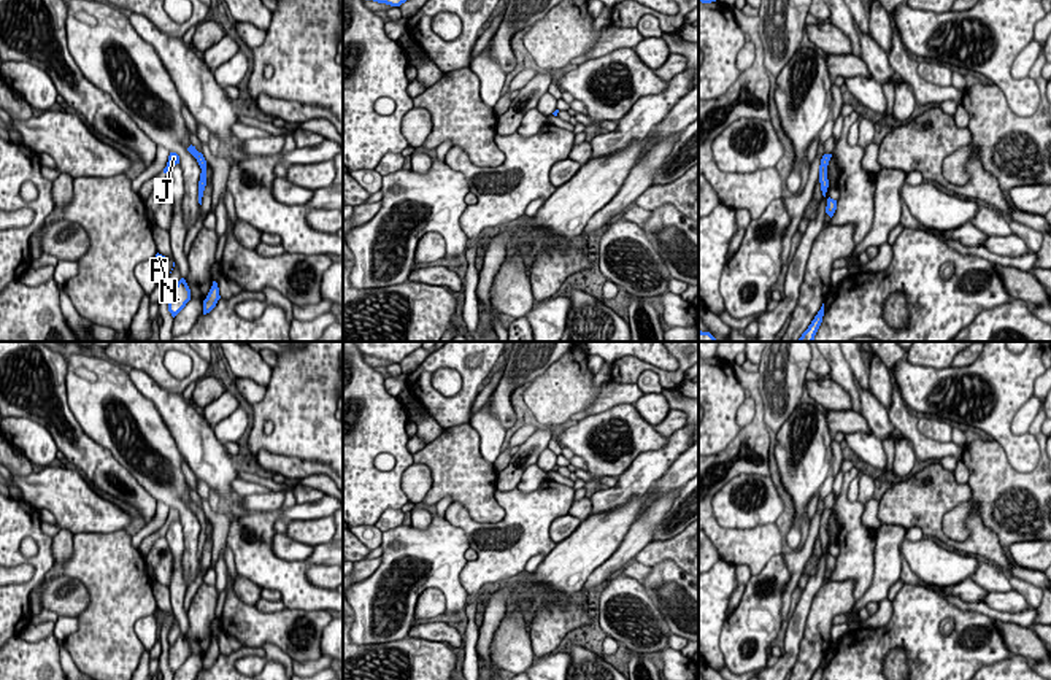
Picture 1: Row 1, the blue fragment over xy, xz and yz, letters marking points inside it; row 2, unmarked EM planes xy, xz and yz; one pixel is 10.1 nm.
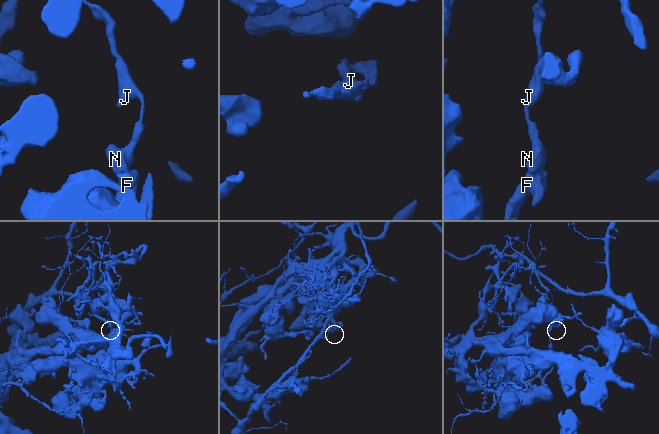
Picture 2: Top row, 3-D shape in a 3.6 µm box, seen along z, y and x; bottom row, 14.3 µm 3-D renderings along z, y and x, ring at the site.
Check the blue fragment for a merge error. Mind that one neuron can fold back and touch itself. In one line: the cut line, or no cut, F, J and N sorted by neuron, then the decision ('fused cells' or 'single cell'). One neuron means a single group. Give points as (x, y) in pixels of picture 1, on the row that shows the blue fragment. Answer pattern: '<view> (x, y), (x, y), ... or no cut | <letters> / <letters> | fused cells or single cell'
xy (199, 193), (202, 196) | F N / J | fused cells

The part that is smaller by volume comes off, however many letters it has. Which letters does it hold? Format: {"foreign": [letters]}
{"foreign": ["J"]}

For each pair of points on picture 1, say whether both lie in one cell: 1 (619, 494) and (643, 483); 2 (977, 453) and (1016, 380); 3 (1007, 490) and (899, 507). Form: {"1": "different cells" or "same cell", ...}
{"1": "same cell", "2": "different cells", "3": "different cells"}

